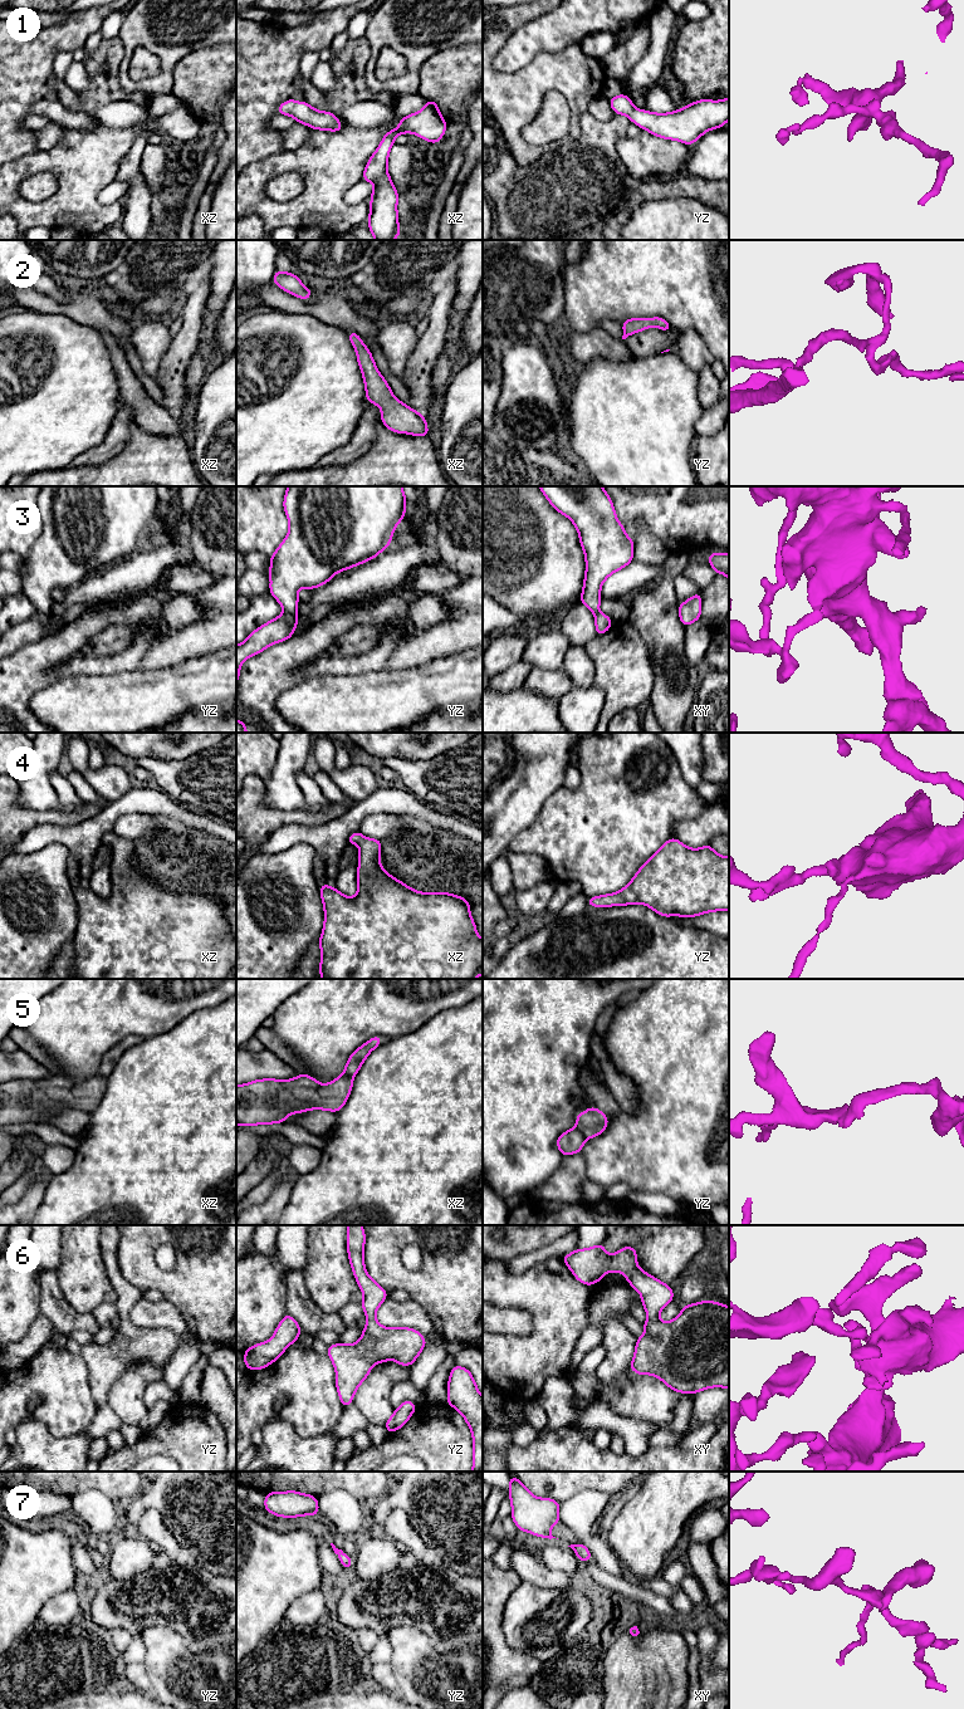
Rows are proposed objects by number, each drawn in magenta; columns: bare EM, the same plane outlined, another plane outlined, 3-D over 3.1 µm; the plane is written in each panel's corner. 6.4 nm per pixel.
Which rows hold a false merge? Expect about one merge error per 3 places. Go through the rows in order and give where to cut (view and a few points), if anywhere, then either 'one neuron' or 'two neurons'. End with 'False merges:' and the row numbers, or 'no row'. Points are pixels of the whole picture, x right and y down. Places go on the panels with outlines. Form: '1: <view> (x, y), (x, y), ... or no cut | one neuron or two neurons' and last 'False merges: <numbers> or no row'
1: no cut | one neuron
2: no cut | one neuron
3: yz (284, 612), (295, 613) | two neurons
4: no cut | one neuron
5: yz (577, 1127), (585, 1139) | two neurons
6: no cut | one neuron
7: no cut | one neuron
False merges: 3, 5

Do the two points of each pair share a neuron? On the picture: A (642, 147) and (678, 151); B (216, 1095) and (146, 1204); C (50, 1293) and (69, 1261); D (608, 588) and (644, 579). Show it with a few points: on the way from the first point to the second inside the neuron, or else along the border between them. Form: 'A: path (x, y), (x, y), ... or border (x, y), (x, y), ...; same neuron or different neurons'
A: path (651, 151), (669, 151); same neuron
B: path (216, 1122), (216, 1134), (174, 1176); same neuron
C: border (55, 1273), (58, 1286), (72, 1307); different neurons
D: path (617, 584), (626, 579), (635, 579); same neuron

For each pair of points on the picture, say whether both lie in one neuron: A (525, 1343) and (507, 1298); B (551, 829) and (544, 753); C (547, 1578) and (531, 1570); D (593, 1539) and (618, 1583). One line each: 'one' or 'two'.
A: one
B: two
C: one
D: two

